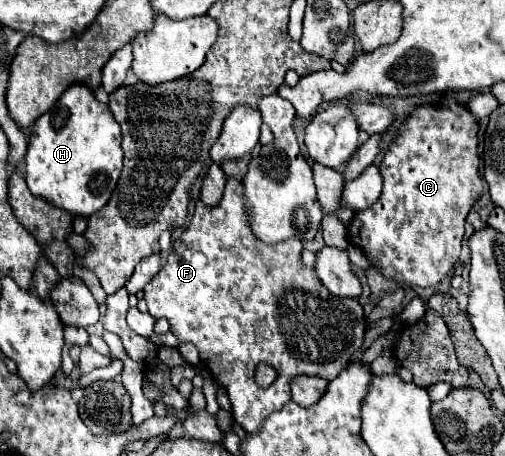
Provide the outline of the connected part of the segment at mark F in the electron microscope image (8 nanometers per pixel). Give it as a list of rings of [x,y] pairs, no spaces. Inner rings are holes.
[[[227,178],[227,186],[223,192],[223,200],[209,208],[205,206],[201,200],[195,204],[195,212],[191,218],[191,224],[185,228],[185,232],[179,236],[179,240],[173,244],[171,254],[167,256],[167,262],[163,264],[161,272],[143,288],[145,294],[145,302],[149,306],[149,314],[155,318],[167,318],[171,324],[171,332],[179,338],[179,342],[191,342],[197,346],[199,354],[201,354],[201,362],[209,366],[209,370],[213,372],[213,378],[217,380],[217,384],[221,388],[227,390],[231,406],[233,406],[233,418],[237,418],[237,424],[245,430],[245,432],[259,432],[259,424],[263,424],[263,420],[267,420],[267,416],[271,416],[271,412],[277,412],[283,404],[289,402],[289,392],[291,392],[291,380],[299,374],[307,374],[307,376],[319,376],[325,380],[333,380],[351,360],[351,352],[357,352],[363,344],[363,332],[365,332],[365,316],[363,316],[363,308],[359,304],[357,298],[335,298],[327,292],[327,288],[323,288],[323,284],[319,282],[317,274],[313,268],[305,268],[301,264],[301,250],[303,250],[303,242],[299,238],[289,238],[283,240],[279,244],[263,244],[253,232],[251,232],[251,224],[247,224],[247,202],[243,200],[243,184],[235,178]],[[267,362],[277,370],[277,380],[269,386],[269,388],[261,388],[257,386],[253,374],[257,364]]]

